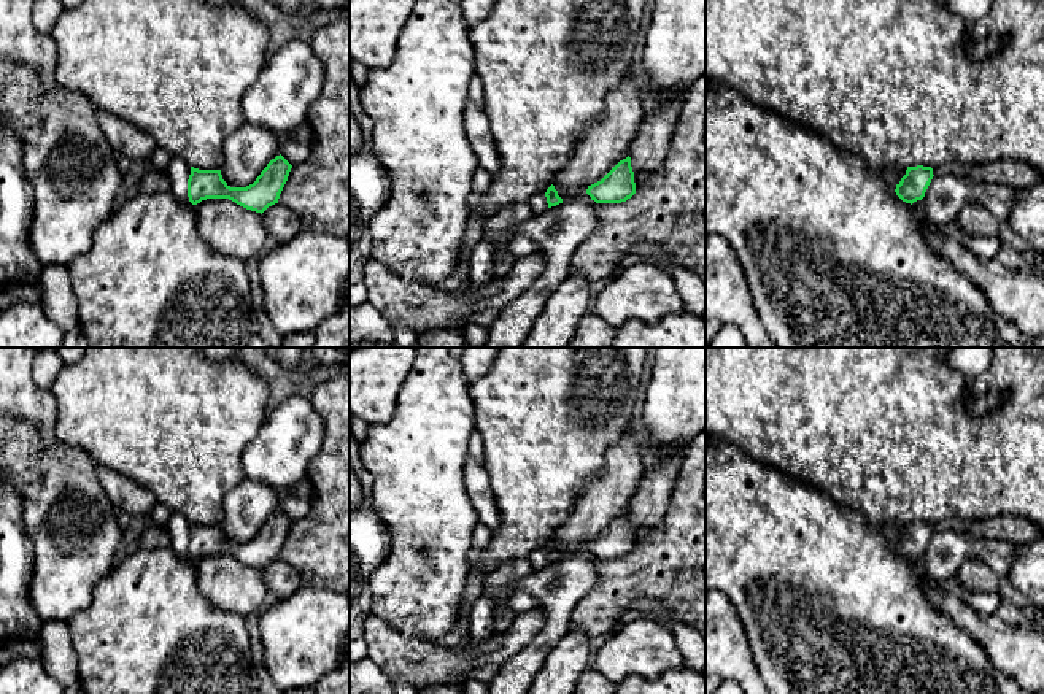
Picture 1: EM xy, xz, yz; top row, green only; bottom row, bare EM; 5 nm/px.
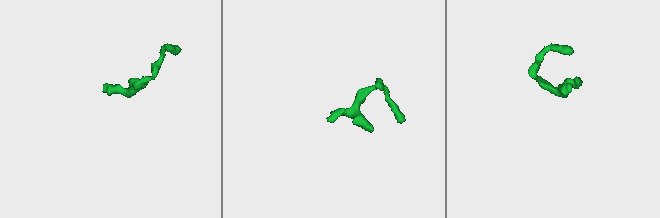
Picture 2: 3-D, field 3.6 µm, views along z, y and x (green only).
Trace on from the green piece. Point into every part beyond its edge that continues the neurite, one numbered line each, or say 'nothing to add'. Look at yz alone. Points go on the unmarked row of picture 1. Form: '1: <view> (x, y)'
nothing to add

